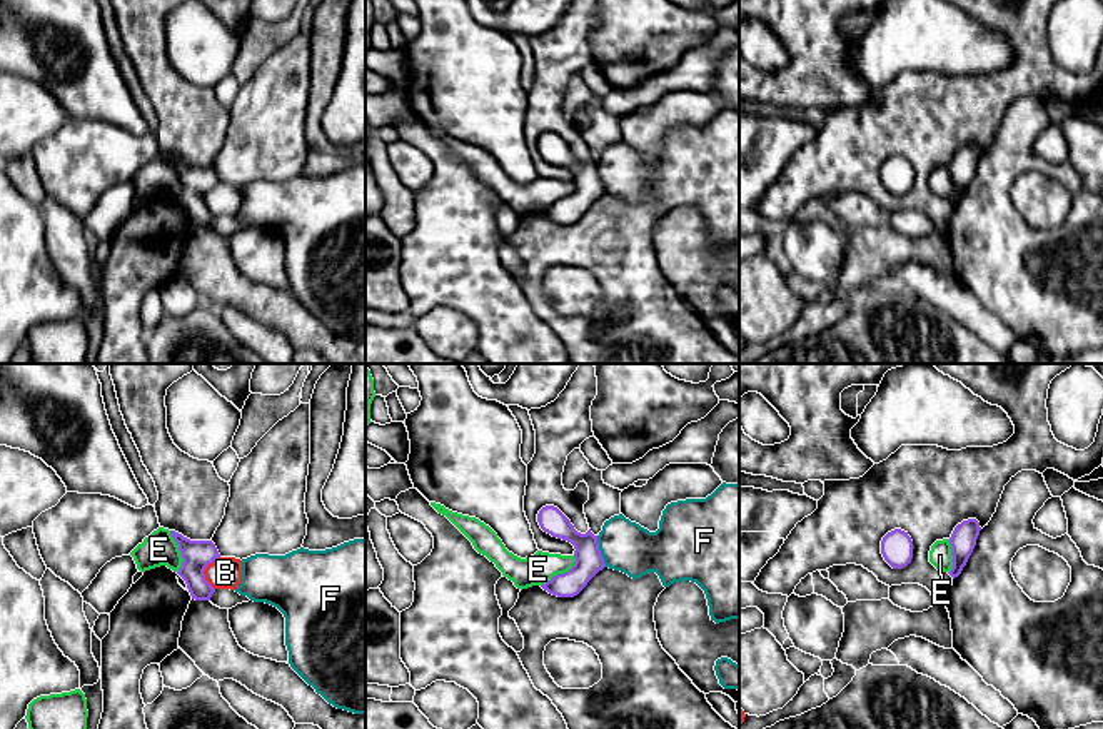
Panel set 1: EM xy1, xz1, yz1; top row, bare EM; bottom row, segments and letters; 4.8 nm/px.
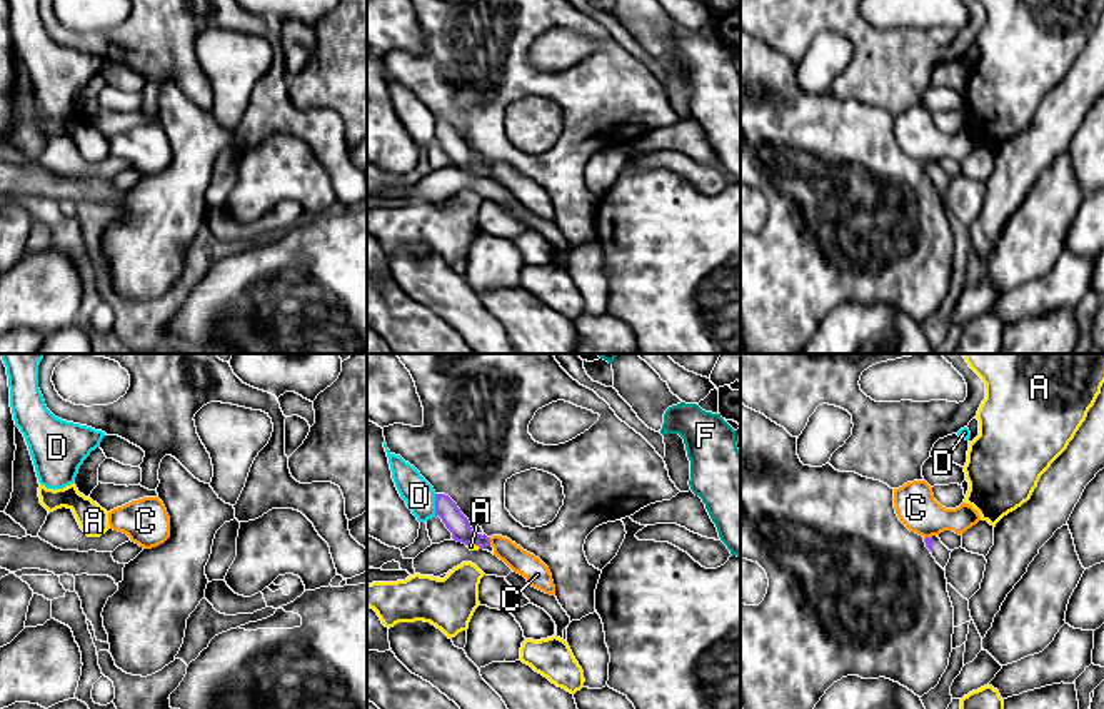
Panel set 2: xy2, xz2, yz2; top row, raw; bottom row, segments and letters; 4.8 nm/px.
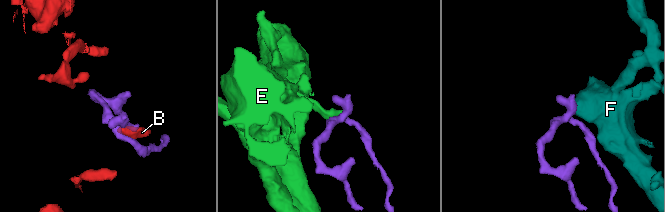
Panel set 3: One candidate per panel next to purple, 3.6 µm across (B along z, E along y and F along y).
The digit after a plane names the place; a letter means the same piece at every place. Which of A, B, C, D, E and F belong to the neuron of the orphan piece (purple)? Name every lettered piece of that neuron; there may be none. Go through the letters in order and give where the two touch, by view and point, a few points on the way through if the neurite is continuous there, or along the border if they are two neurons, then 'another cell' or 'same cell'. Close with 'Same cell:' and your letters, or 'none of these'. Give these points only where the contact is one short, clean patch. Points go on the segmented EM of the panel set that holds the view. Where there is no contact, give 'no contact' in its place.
A: xz2 (474, 543) | another cell
B: xy1 (202, 573) | another cell
C: xz2 (489, 541) | along xz2 (487, 538), (491, 544) | another cell
D: xz2 (436, 504) | along xz2 (434, 494), (436, 514) | another cell
E: xy1 (181, 553) | along xy1 (169, 531), (182, 559), (177, 573) | another cell
F: xz1 (599, 551) | along xz1 (596, 536), (599, 554), (606, 566) | another cell
Same cell: none of these

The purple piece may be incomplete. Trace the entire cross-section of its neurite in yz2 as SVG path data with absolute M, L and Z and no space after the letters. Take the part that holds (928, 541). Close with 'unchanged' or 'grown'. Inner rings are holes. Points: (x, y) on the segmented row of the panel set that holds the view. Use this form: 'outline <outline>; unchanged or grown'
outline M937 536L932 537L926 537L924 539L926 547L931 551L932 557L936 559L936 562L946 569L949 559L951 559L951 552Z; grown

